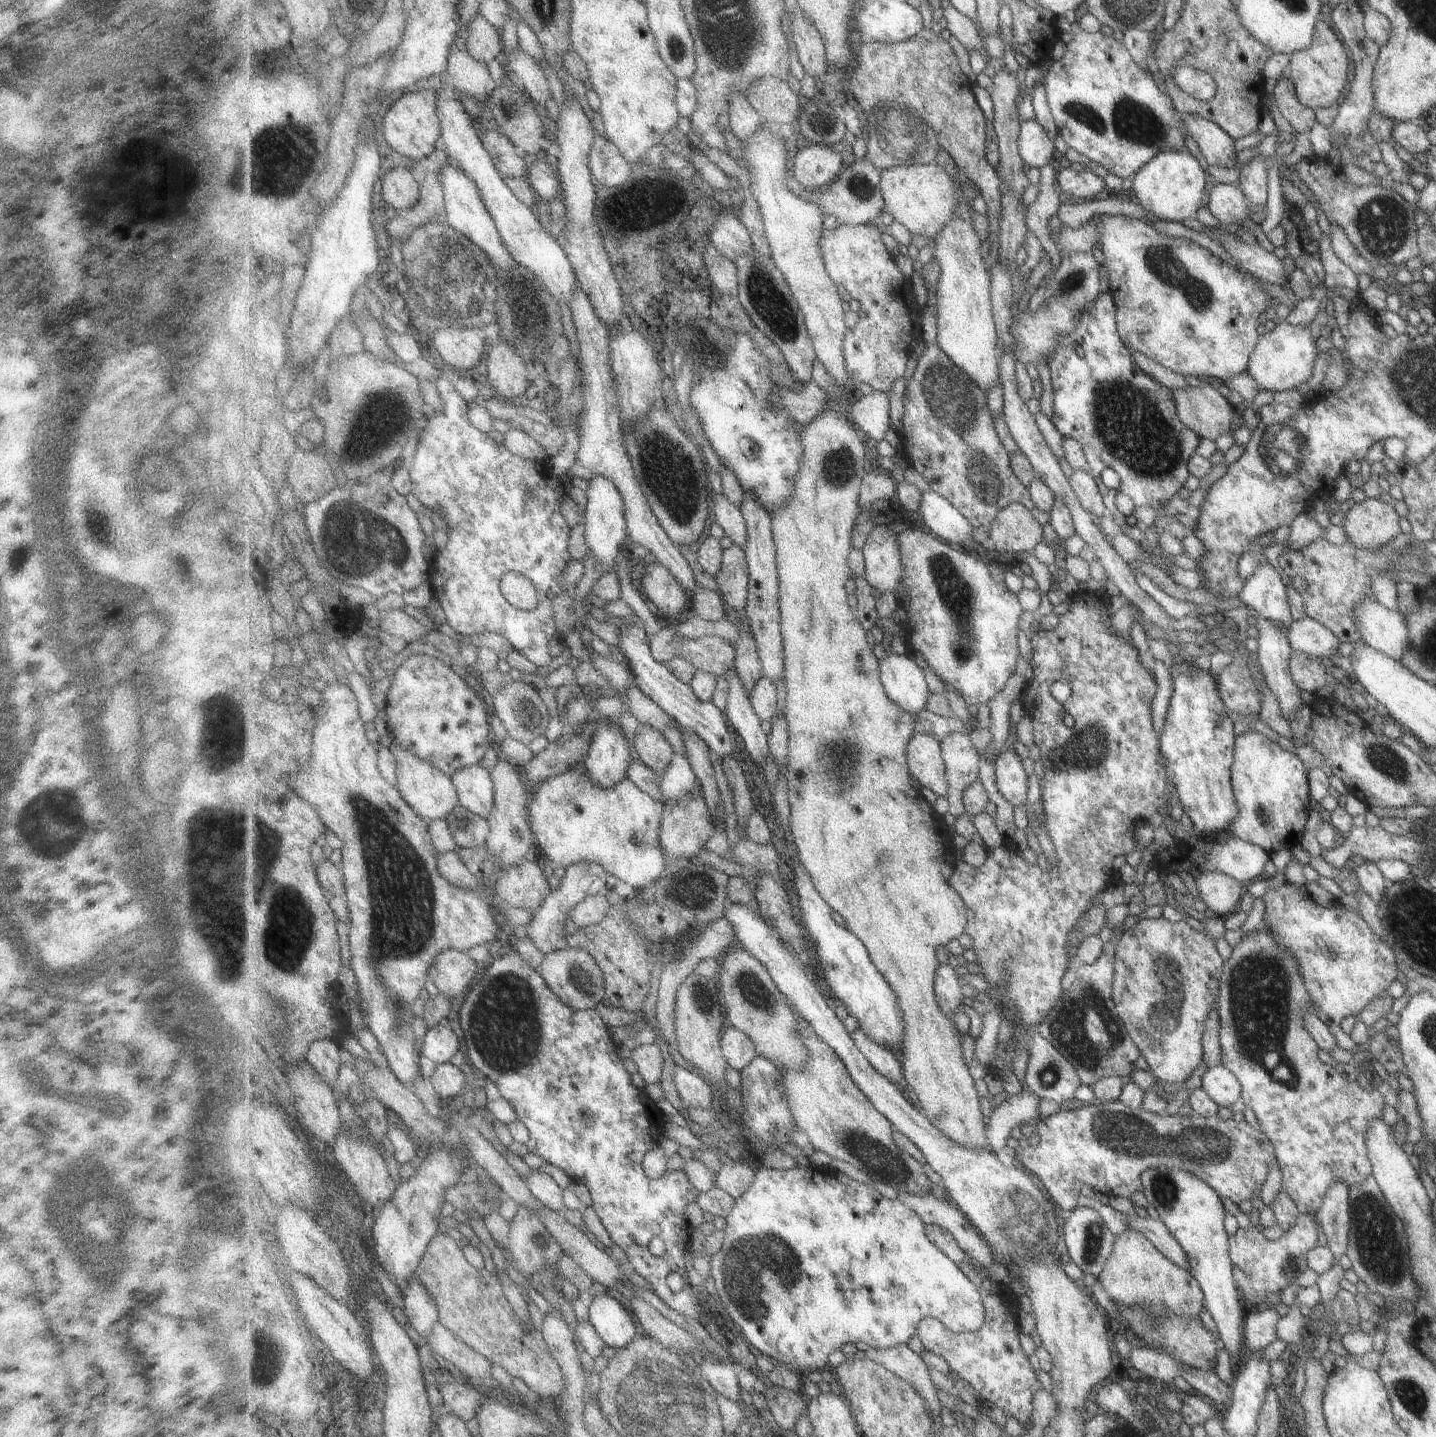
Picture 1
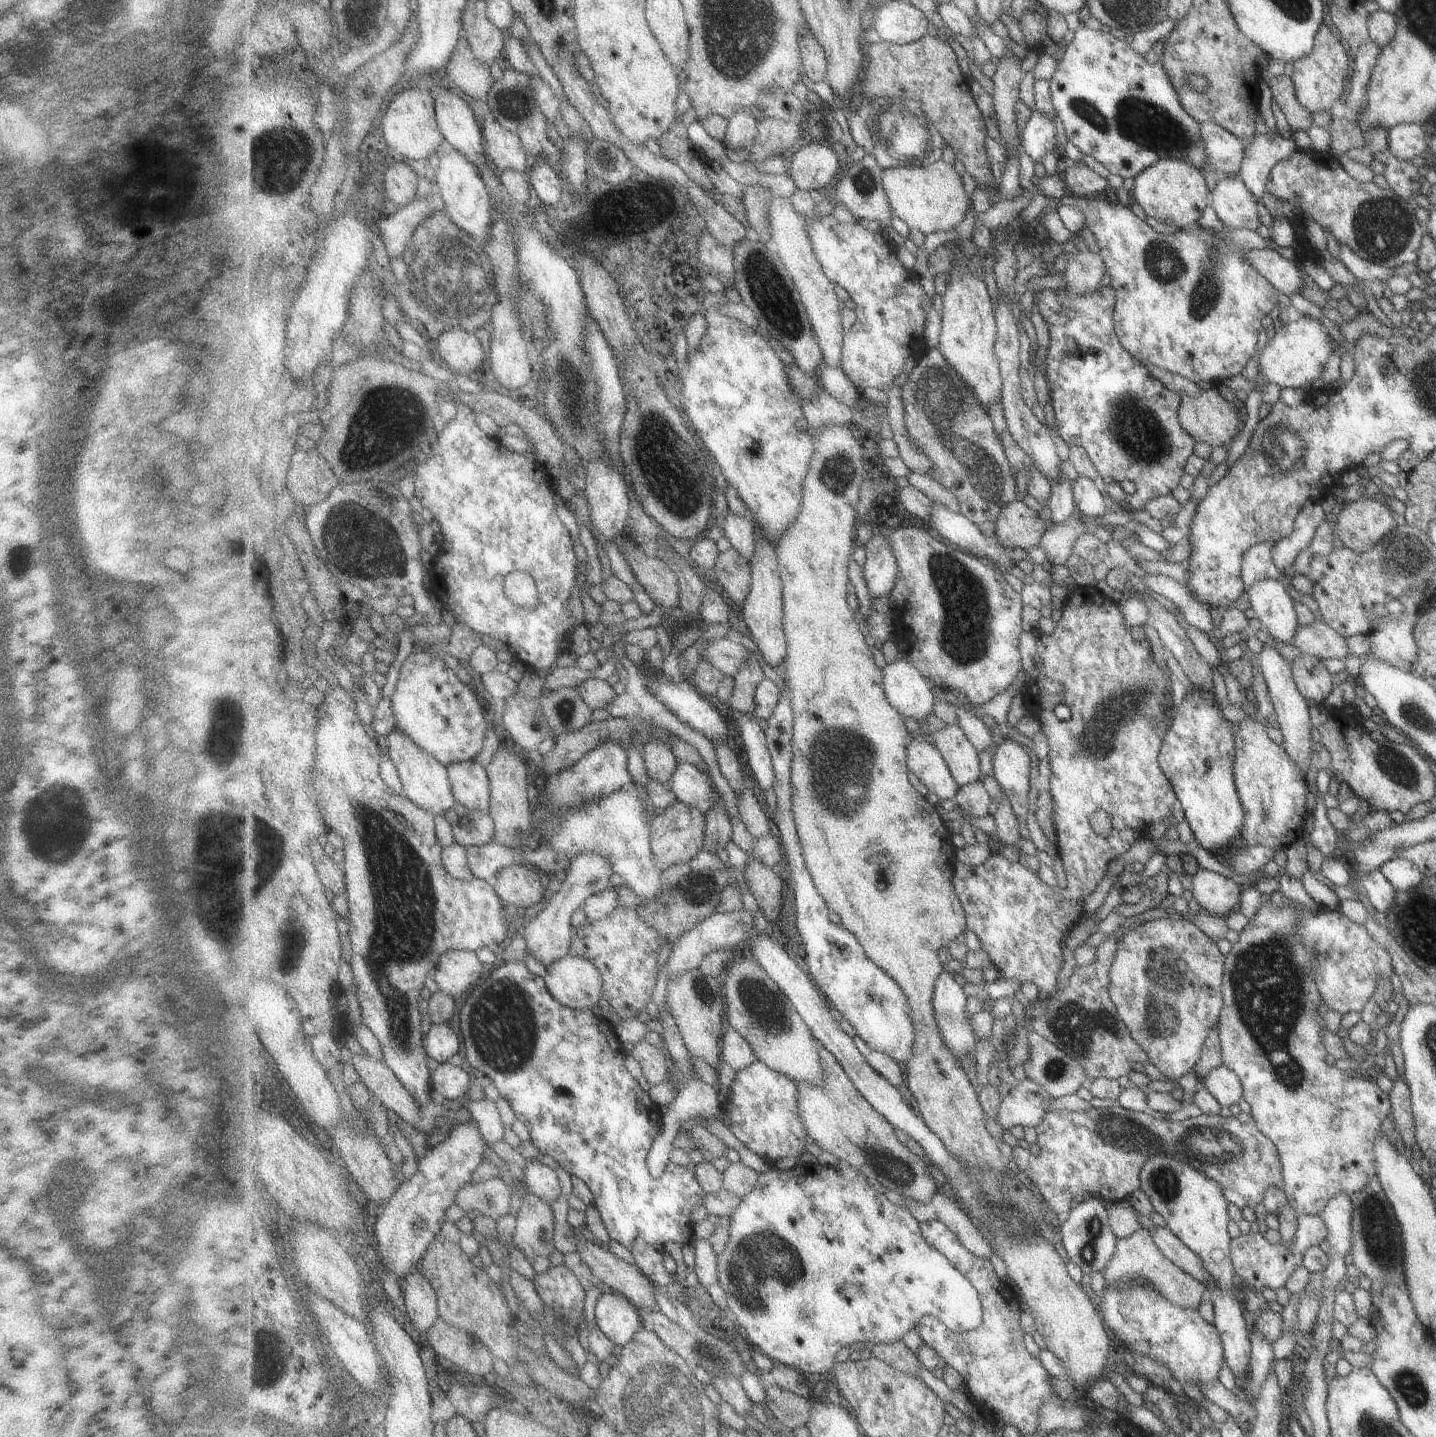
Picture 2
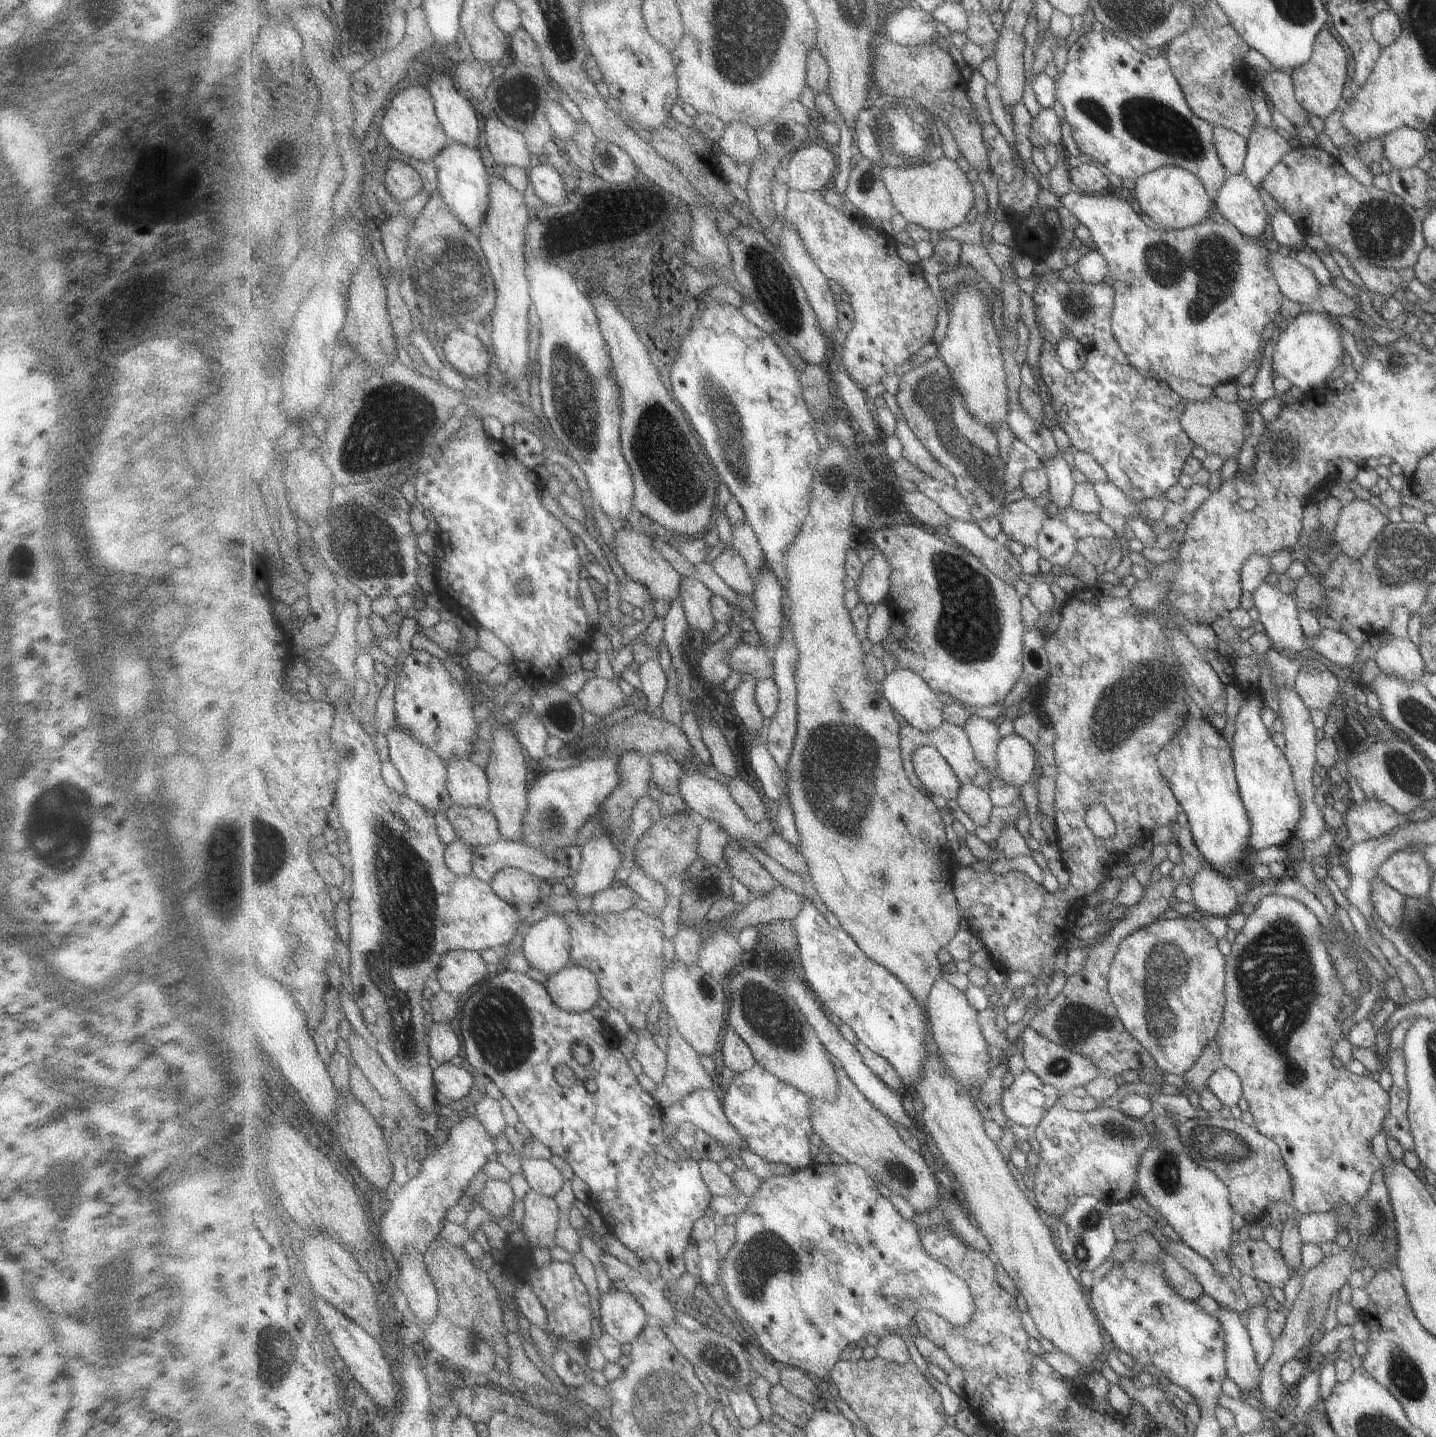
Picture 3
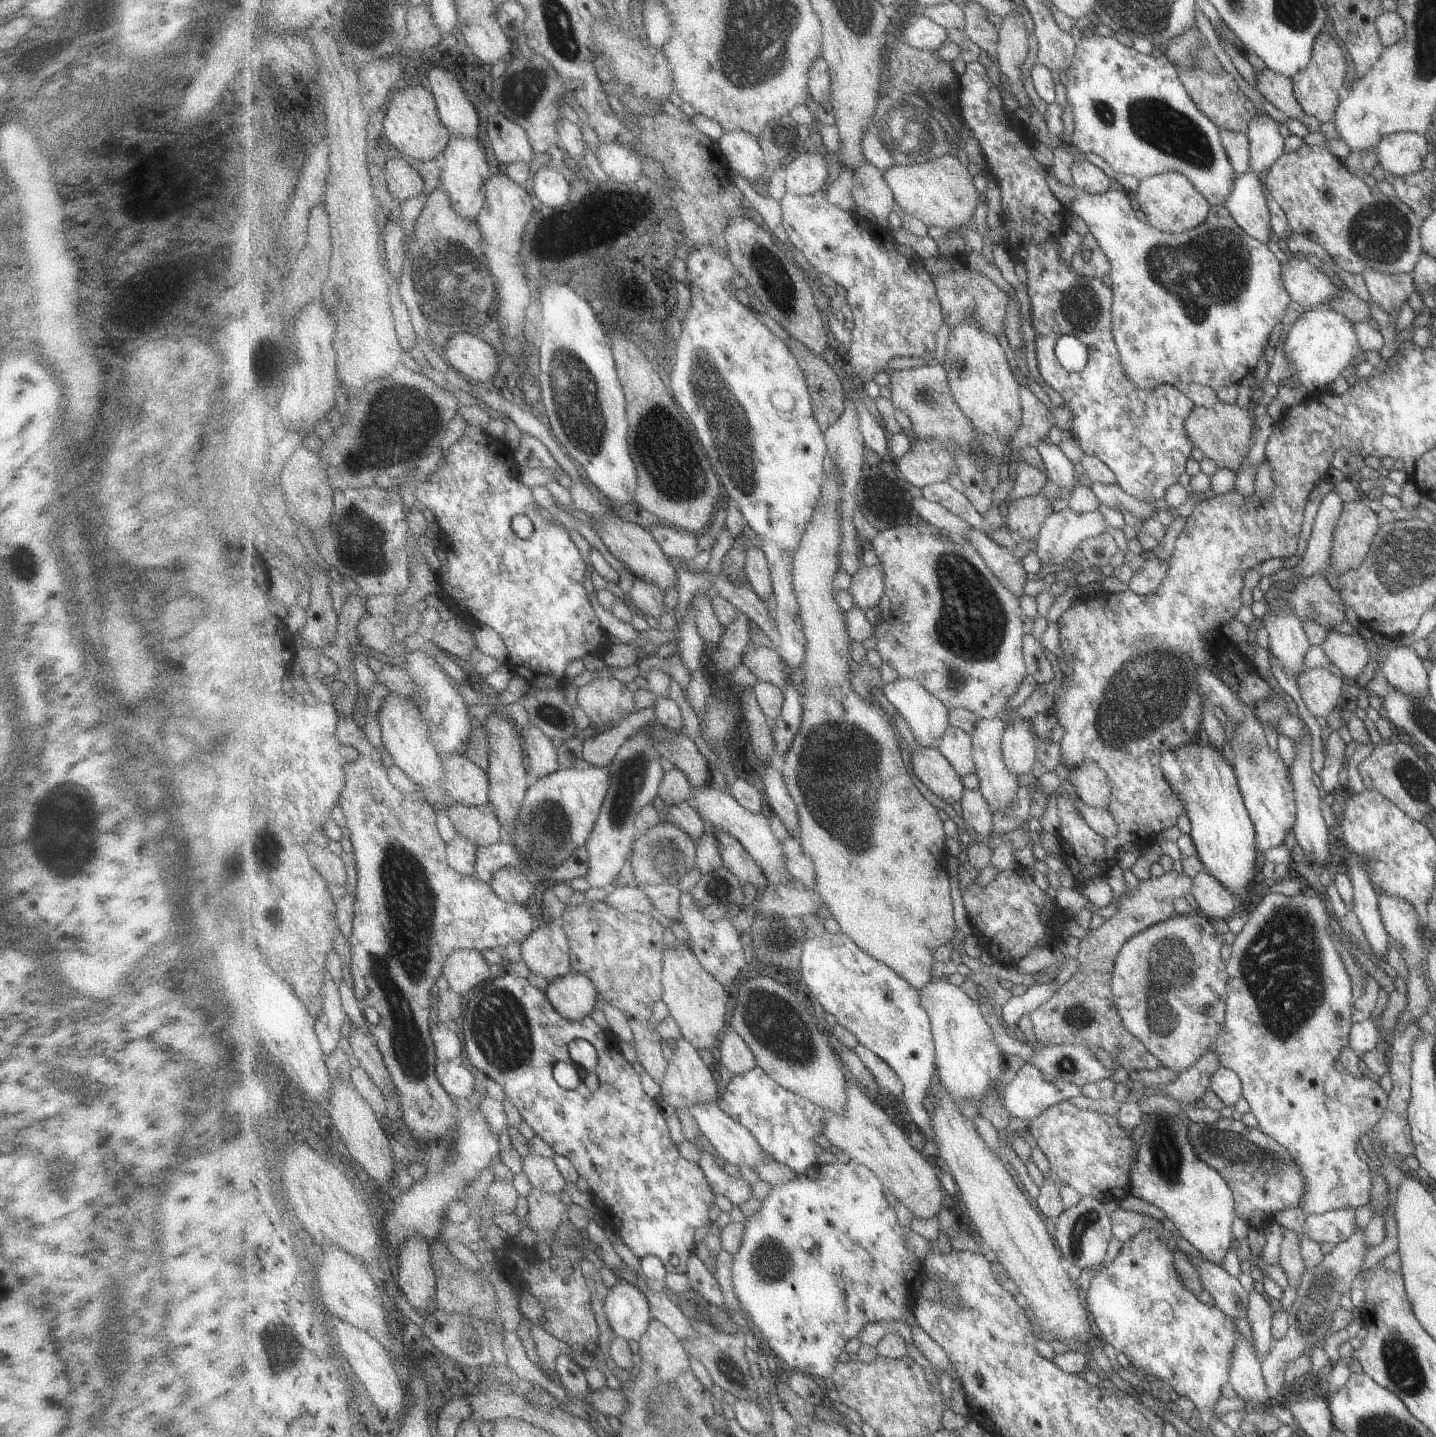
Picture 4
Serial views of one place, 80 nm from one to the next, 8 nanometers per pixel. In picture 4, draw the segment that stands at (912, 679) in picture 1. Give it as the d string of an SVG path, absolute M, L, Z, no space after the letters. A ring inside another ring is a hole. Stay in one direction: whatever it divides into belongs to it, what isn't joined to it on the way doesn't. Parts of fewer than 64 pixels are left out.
M899 677L897 680L882 685L886 698L894 705L894 708L901 713L909 723L912 733L919 746L940 748L940 740L948 732L950 723L950 710L944 702L934 694L931 694L920 682L916 680Z

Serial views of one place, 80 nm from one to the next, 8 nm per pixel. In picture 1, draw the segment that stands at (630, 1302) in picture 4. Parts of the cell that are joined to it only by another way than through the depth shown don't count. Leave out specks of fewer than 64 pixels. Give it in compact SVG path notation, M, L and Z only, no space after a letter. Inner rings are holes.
M595 1291L595 1298L588 1309L588 1322L607 1346L619 1350L635 1338L637 1326L629 1316L629 1310L611 1294L607 1296Z

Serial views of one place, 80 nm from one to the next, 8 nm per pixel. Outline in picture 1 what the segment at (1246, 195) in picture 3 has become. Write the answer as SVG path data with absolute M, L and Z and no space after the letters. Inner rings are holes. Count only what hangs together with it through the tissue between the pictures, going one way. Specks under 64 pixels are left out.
M1237 183L1217 184L1209 190L1207 209L1211 216L1215 217L1219 224L1241 225L1248 218L1249 204L1243 198Z

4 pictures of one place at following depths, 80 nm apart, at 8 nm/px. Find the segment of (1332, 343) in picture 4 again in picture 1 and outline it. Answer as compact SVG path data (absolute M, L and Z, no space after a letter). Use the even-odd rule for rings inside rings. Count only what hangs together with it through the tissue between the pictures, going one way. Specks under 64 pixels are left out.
M1285 322L1269 332L1260 330L1257 343L1245 368L1249 376L1255 381L1257 390L1265 389L1273 393L1295 389L1311 377L1311 368L1316 361L1315 338L1311 336L1307 326L1291 326Z

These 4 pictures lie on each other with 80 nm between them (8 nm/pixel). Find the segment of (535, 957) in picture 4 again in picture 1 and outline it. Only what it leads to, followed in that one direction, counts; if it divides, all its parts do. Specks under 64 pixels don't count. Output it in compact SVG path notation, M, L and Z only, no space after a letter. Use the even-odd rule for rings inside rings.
M577 862L576 865L566 870L566 875L561 879L562 885L549 894L544 904L533 913L532 921L526 925L529 938L535 942L535 946L543 952L543 955L567 948L568 935L565 924L571 916L569 912L586 897L604 892L607 886L607 876L609 876L607 870L595 862Z

